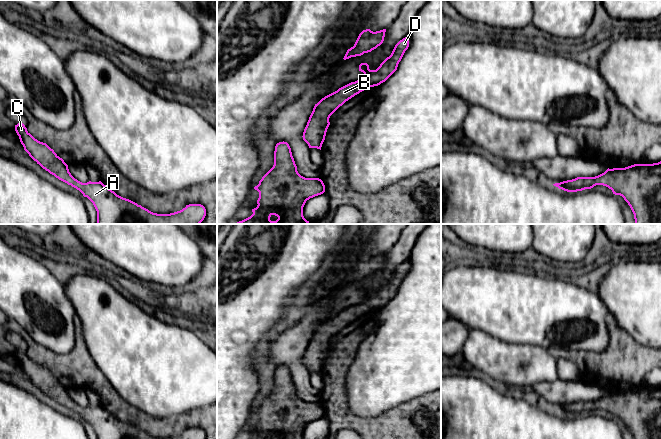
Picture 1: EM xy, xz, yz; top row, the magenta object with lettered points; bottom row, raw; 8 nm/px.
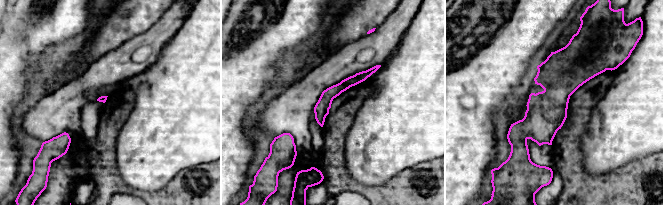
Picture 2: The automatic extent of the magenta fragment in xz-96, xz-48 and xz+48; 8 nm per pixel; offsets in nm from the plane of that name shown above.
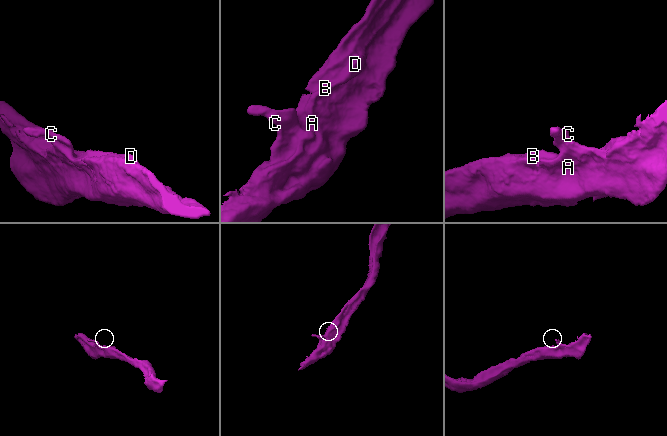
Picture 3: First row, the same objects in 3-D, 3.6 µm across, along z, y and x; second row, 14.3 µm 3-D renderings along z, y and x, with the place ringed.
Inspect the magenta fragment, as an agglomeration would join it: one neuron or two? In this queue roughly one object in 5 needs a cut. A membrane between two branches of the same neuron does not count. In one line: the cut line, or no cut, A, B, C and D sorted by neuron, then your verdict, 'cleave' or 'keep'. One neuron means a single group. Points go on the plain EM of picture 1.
cut none; groups A B C D; keep

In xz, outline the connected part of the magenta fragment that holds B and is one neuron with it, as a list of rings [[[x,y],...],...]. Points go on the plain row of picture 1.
[[[409,260],[395,269],[391,279],[376,294],[370,294],[367,287],[361,287],[359,295],[364,297],[361,303],[339,312],[315,328],[302,360],[309,372],[321,374],[330,349],[330,340],[355,319],[385,306],[397,294],[398,288],[408,271]]]

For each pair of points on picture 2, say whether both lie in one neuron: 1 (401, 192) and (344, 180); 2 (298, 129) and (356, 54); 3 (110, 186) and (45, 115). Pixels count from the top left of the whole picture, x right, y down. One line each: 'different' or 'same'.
1: same
2: same
3: different

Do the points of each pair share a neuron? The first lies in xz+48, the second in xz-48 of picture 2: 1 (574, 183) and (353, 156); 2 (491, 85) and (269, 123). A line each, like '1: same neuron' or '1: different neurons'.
1: different neurons
2: different neurons

